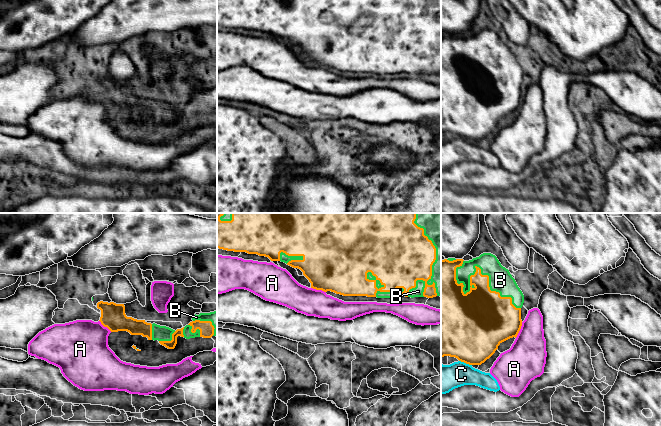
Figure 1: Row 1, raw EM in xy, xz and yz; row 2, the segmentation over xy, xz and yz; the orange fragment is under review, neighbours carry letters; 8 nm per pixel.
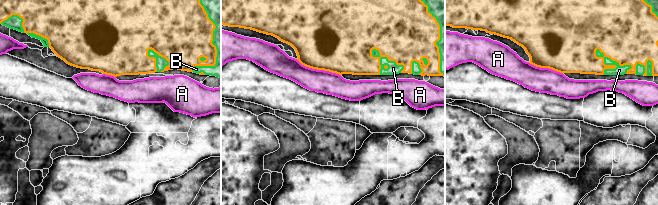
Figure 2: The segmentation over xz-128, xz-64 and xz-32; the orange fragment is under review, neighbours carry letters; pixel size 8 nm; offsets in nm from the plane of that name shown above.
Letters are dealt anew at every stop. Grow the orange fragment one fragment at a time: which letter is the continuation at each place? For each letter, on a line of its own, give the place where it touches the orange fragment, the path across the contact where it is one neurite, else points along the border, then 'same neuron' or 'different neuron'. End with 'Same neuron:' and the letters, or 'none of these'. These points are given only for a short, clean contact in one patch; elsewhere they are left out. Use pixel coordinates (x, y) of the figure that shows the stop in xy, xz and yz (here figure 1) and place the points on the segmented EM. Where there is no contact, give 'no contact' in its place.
A: yz (519, 330) | across yz (490, 319), (503, 321), (519, 330), (525, 336), (525, 360) | same neuron
B: yz (480, 269) | different neuron
C: yz (465, 362) | different neuron
Same neuron: A

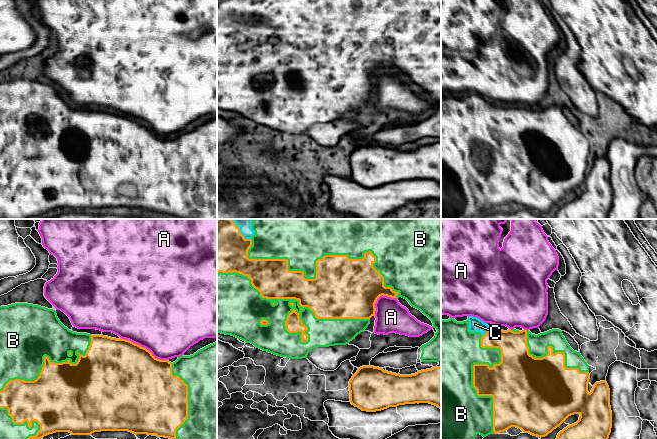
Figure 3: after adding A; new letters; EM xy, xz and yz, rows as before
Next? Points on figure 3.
A: xy (143, 347) | different neuron
B: xz (316, 264) | different neuron
C: yz (486, 332) | different neuron
Same neuron: none of these

